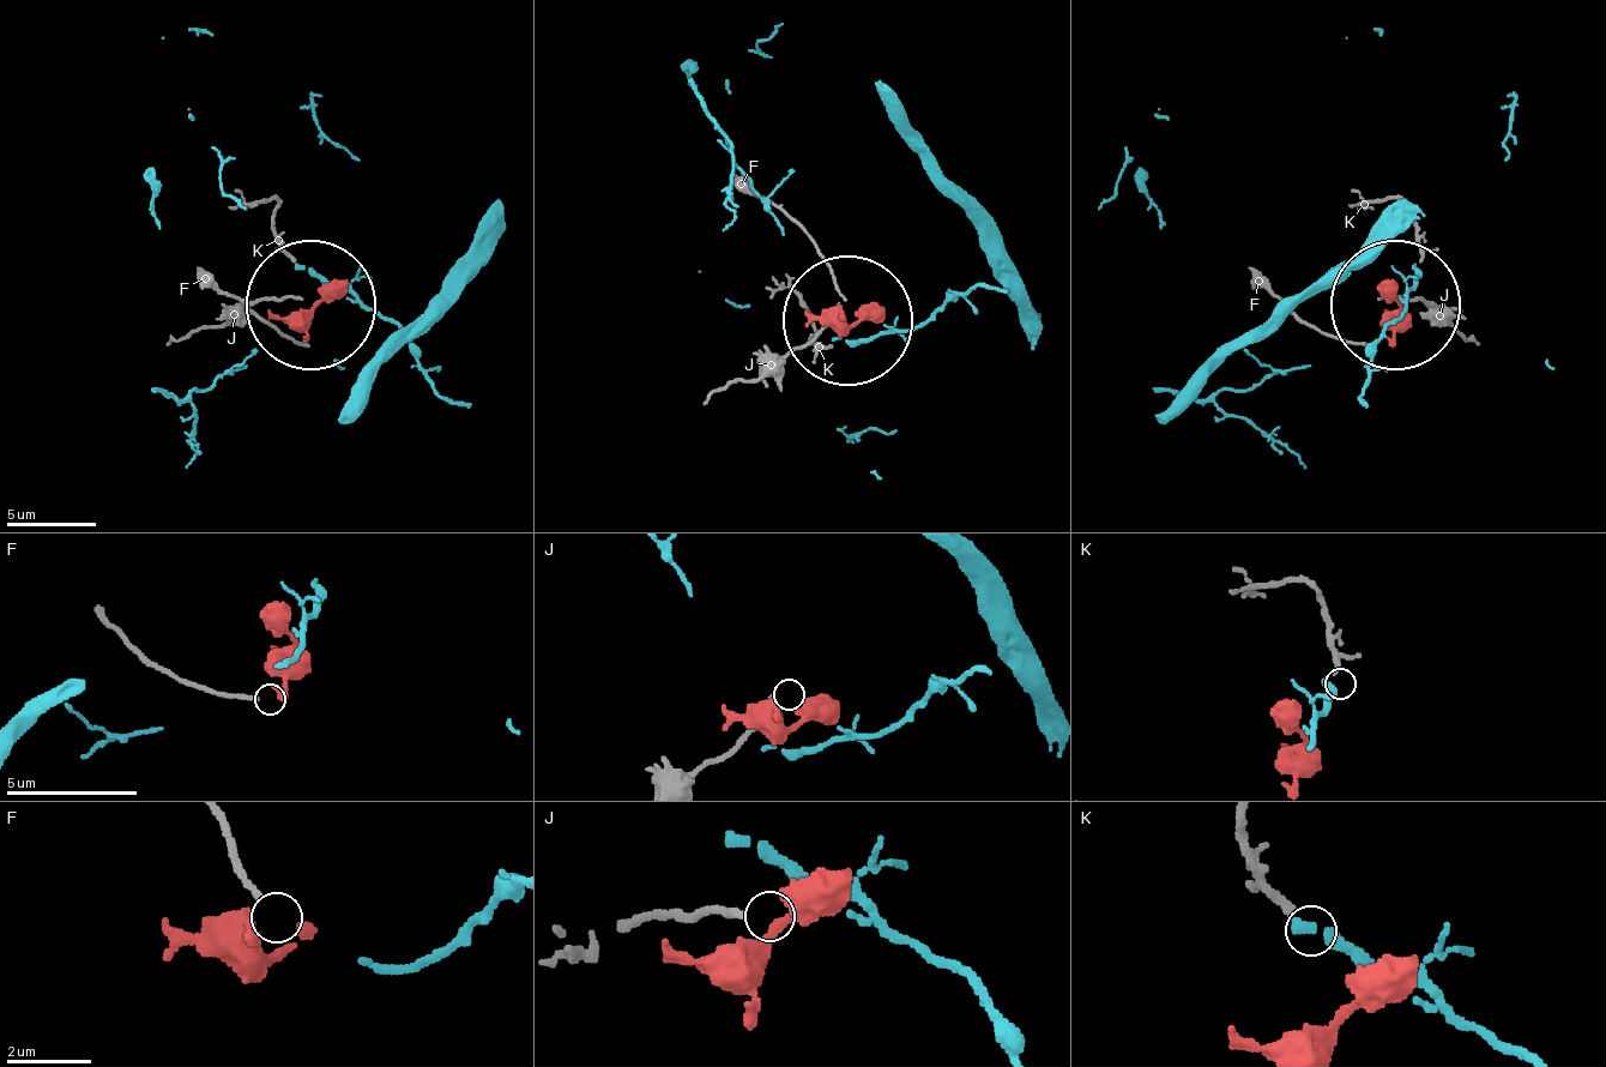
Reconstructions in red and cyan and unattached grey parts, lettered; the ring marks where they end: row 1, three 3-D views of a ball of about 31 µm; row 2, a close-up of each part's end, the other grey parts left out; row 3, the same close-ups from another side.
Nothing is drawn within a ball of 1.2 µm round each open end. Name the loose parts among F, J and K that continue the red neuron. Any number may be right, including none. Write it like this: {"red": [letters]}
{"red": []}

